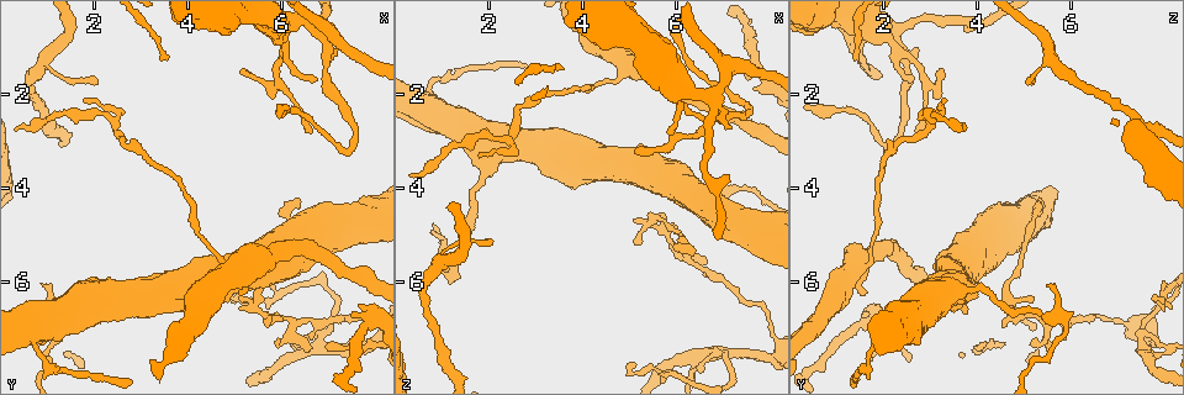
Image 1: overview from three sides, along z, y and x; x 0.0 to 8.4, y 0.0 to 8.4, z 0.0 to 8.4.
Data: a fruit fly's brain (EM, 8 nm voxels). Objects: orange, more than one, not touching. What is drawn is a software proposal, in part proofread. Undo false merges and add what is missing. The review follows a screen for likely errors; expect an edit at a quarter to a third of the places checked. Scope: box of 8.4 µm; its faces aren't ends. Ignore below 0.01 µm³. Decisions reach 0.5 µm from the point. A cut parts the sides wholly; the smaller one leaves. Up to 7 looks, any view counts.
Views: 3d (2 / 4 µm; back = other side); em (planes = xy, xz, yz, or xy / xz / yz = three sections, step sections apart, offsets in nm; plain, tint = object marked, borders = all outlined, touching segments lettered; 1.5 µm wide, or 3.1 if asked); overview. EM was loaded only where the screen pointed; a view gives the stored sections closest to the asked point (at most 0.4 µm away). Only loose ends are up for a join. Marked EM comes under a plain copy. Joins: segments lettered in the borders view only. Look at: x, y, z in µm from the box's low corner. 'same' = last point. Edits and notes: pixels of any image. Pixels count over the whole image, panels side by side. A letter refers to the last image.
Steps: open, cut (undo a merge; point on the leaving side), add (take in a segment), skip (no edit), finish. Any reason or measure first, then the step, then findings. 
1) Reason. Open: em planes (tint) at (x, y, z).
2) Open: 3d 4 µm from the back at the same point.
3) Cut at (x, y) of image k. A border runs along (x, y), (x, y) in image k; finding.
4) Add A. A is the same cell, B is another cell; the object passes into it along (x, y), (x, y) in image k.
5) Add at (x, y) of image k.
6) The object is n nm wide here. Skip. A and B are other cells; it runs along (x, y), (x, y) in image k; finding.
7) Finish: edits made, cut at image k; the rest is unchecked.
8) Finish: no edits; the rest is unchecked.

Tapers out. Open: em yz step 8 (borders) at (6.60, 2.75, 2.75).

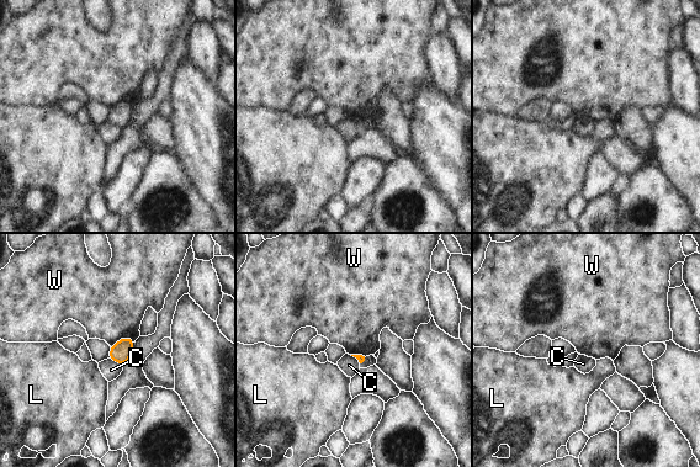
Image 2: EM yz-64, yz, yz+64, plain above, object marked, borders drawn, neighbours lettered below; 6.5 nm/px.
Open: em planes (borders) at the same point.

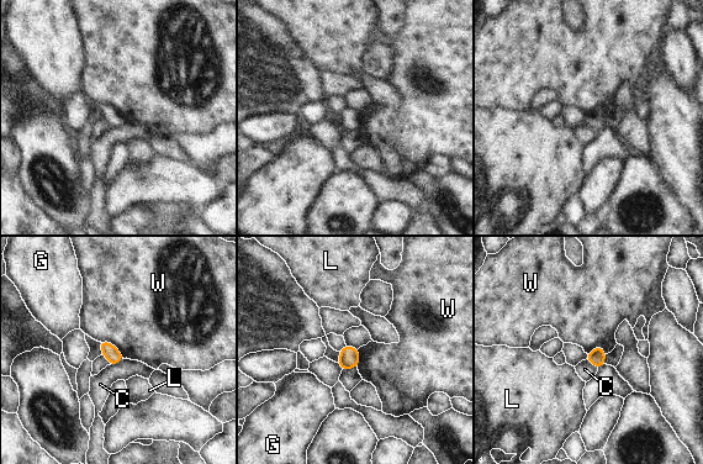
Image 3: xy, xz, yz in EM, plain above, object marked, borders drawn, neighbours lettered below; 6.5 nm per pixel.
The object is 100 nm wide here. Skip. C, G, L and W are other cells; a border runs along (98, 341), (109, 341), (125, 358) in image 3; none of them fits.

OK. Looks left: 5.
Thin arm on a thick one. Open: em planes (borders) at (4.85, 5.65, 1.65).

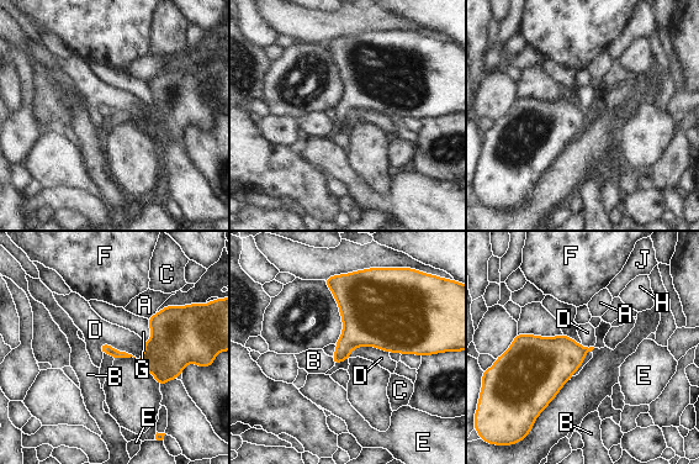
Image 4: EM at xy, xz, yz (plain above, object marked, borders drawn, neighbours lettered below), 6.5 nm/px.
Skip. A, B, C, D, E, F, G, H and J are other cells; a border runs along (98, 344), (136, 357), (144, 352) in image 4; continuous, no second cell.

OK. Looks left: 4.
Sharp bend. Open: 3d 4 µm at (1.30, 7.05, 5.85).

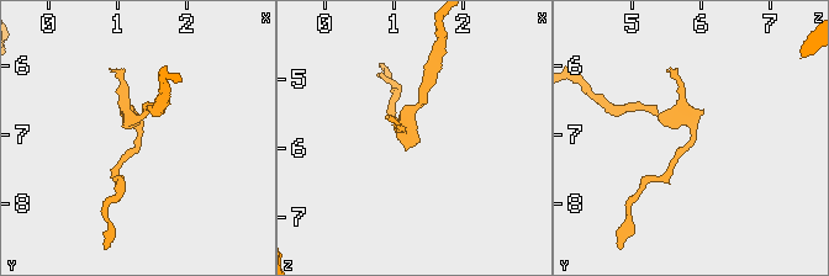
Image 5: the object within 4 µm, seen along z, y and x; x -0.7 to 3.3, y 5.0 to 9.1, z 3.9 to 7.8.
Shape alone is not enough. Open: em xz step 8 (tint) at (1.35, 7.00, 5.85).

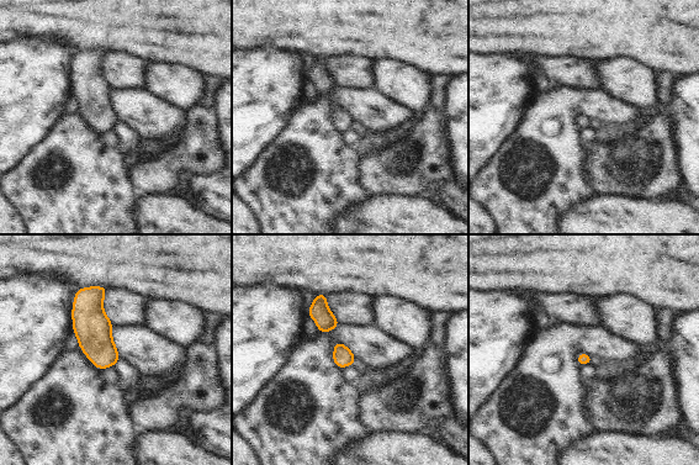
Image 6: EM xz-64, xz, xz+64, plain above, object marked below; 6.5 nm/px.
Open: em planes (borders) at the same point.

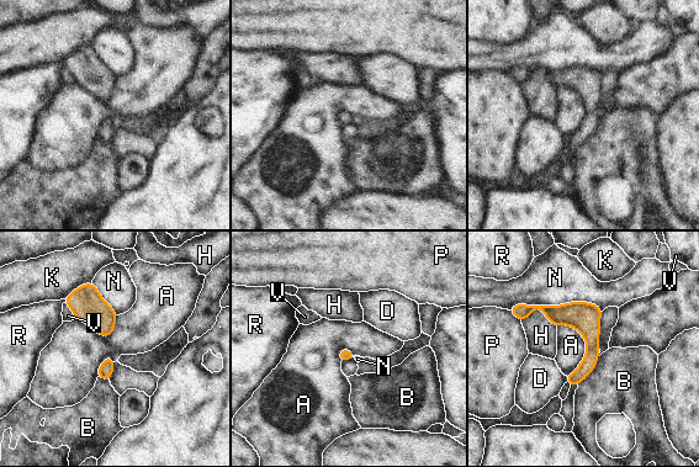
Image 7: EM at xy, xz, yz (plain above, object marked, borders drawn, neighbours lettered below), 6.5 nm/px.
The longest contact is with N, 600 nm. Skip. A, B, D, H, K, N, P, R and V are other cells; one cell here.

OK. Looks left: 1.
Finish: no edits; the rest is unchecked.

